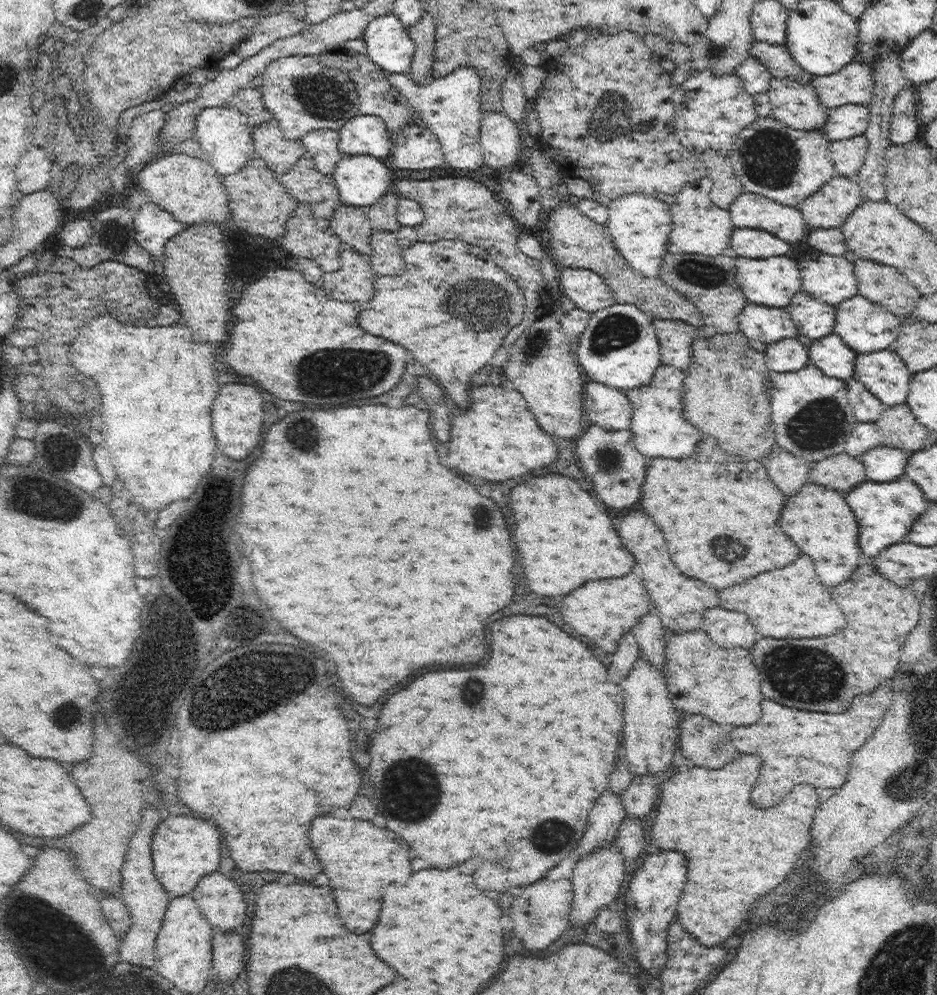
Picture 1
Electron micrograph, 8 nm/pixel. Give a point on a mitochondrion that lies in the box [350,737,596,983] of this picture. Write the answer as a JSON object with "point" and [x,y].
{"point":[411,789]}

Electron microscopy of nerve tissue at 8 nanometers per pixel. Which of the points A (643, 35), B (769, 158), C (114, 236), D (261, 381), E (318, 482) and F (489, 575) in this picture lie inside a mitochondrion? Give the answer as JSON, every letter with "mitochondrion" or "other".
{"A":"other","B":"mitochondrion","C":"mitochondrion","D":"other","E":"other","F":"other"}

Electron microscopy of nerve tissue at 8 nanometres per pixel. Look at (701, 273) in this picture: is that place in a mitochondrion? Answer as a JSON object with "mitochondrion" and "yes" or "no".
{"mitochondrion":"yes"}

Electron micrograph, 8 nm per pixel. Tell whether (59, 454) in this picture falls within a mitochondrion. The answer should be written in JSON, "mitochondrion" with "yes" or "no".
{"mitochondrion":"yes"}

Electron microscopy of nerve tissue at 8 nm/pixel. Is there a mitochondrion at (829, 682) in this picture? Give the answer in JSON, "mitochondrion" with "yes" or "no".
{"mitochondrion":"yes"}

